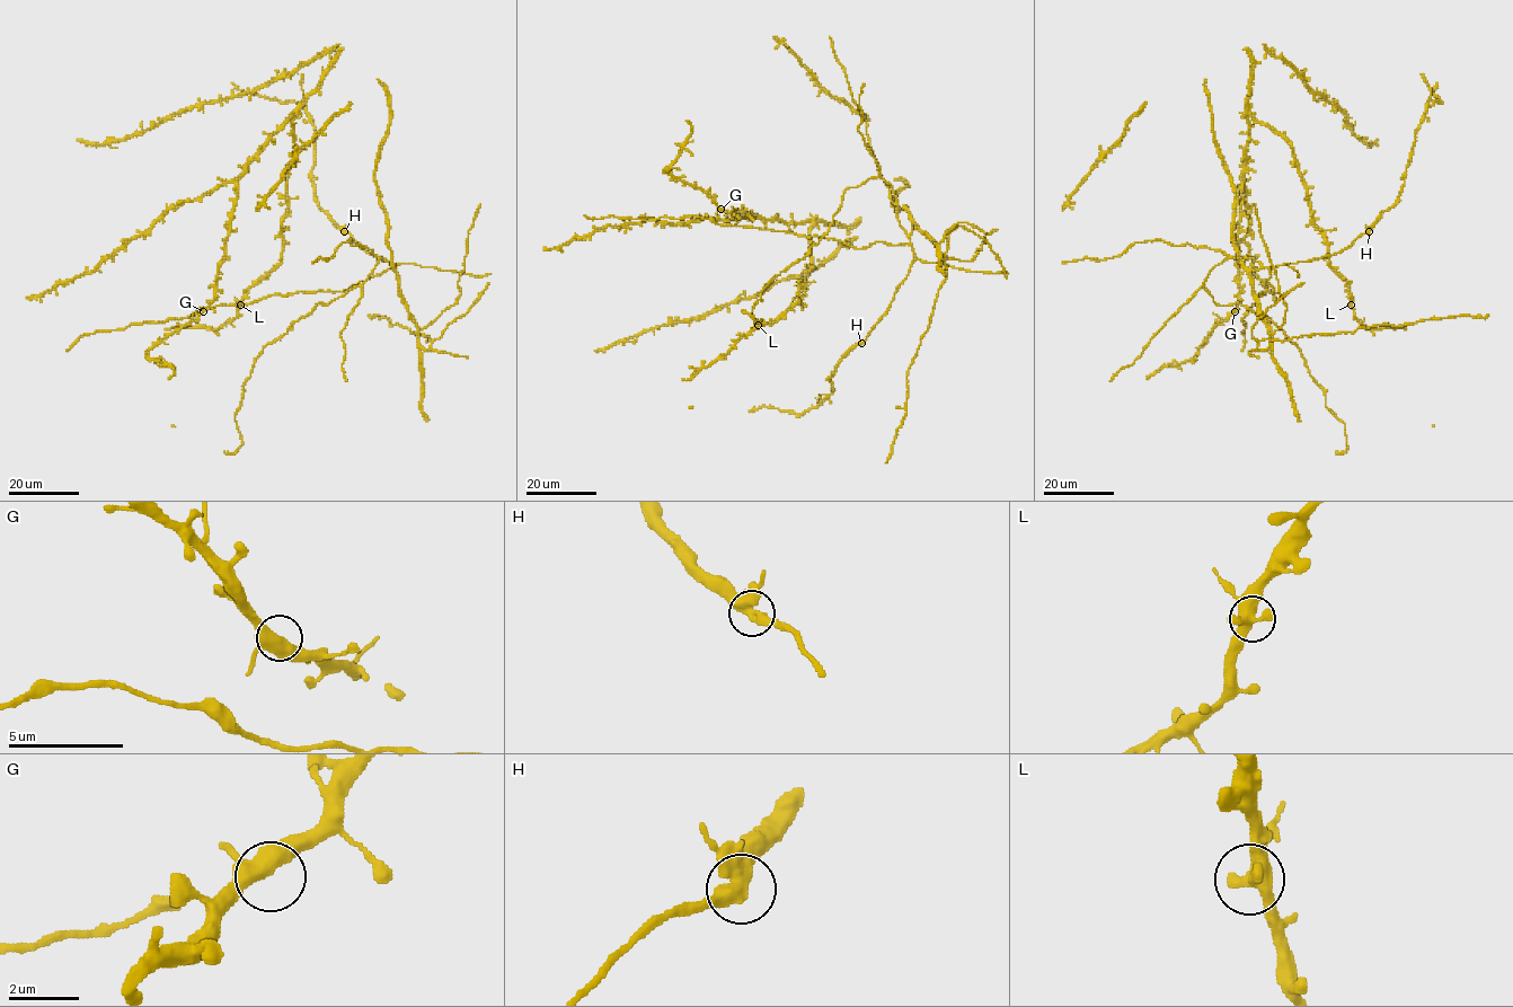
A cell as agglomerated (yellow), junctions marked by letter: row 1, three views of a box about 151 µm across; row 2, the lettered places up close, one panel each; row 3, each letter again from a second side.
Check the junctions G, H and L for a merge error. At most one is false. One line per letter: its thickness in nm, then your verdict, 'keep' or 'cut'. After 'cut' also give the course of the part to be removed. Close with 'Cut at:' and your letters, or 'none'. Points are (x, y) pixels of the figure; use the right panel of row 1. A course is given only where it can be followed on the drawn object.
G: 420 nm | keep
H: 440 nm | cut | (1370, 231), (1398, 199), (1415, 130), (1433, 102), (1441, 102), (1433, 94), (1438, 82)
L: 440 nm | keep
Cut at: H

